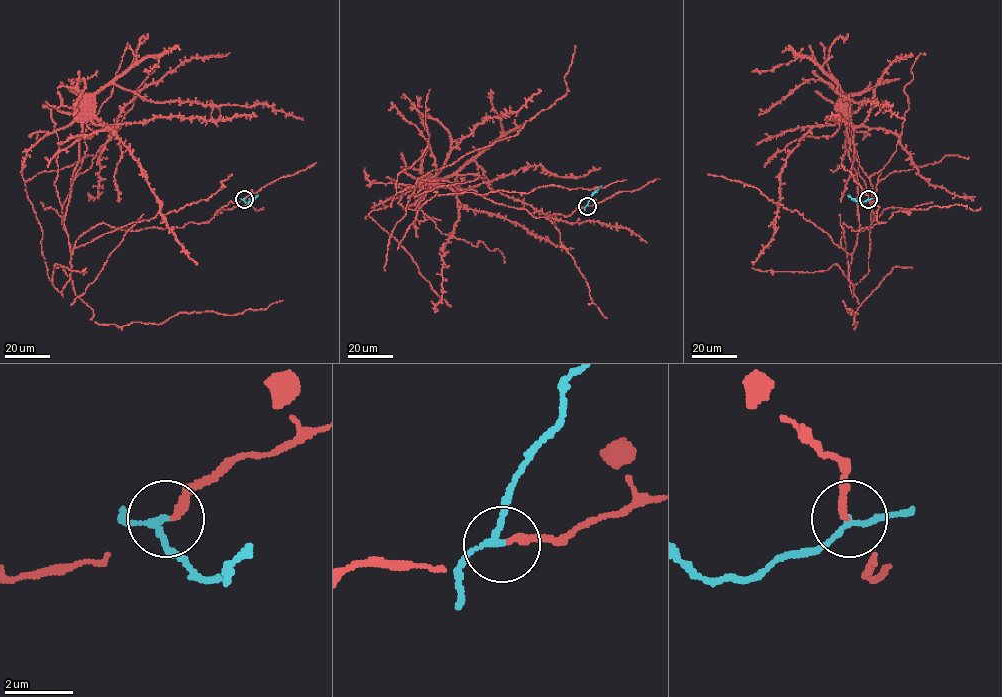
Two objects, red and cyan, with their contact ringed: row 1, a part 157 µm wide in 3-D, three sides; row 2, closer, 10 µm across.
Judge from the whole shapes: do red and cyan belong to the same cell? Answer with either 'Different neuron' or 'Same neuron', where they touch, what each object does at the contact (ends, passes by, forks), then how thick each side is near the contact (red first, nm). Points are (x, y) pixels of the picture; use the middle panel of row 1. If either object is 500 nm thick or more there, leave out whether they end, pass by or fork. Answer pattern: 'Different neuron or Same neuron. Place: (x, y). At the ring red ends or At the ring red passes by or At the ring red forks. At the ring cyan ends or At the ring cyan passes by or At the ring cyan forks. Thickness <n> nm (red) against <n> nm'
Different neuron. Place: (587, 206). At the ring red ends. At the ring cyan passes by. Thickness 200 nm (red) against 150 nm

